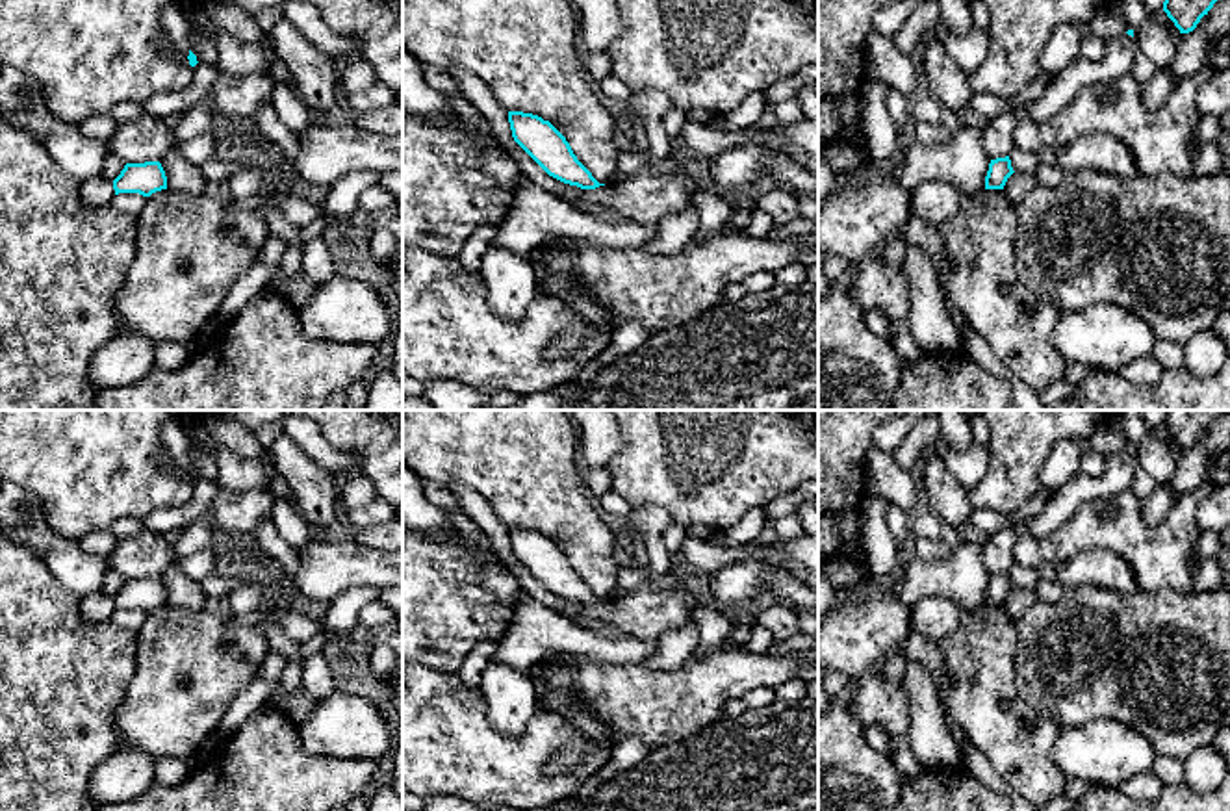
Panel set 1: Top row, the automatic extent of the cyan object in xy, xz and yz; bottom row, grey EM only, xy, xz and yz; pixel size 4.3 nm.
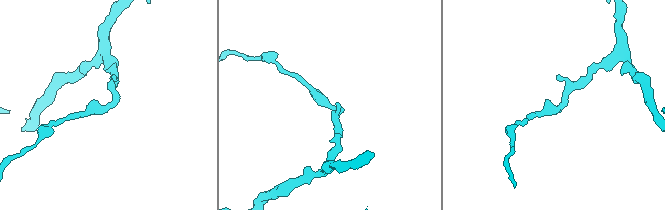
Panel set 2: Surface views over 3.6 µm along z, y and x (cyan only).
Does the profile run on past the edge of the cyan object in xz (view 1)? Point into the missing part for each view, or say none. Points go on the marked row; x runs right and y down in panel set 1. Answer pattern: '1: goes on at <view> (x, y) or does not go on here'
1: does not go on here

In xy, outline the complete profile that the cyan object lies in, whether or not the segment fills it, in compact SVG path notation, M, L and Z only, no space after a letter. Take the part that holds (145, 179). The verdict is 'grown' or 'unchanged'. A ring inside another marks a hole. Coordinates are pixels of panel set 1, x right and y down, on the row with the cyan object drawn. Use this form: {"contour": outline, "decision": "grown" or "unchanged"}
{"contour": "M160 161L126 163L113 180L113 189L115 195L139 193L150 197L156 191L167 189L167 176Z", "decision": "unchanged"}

